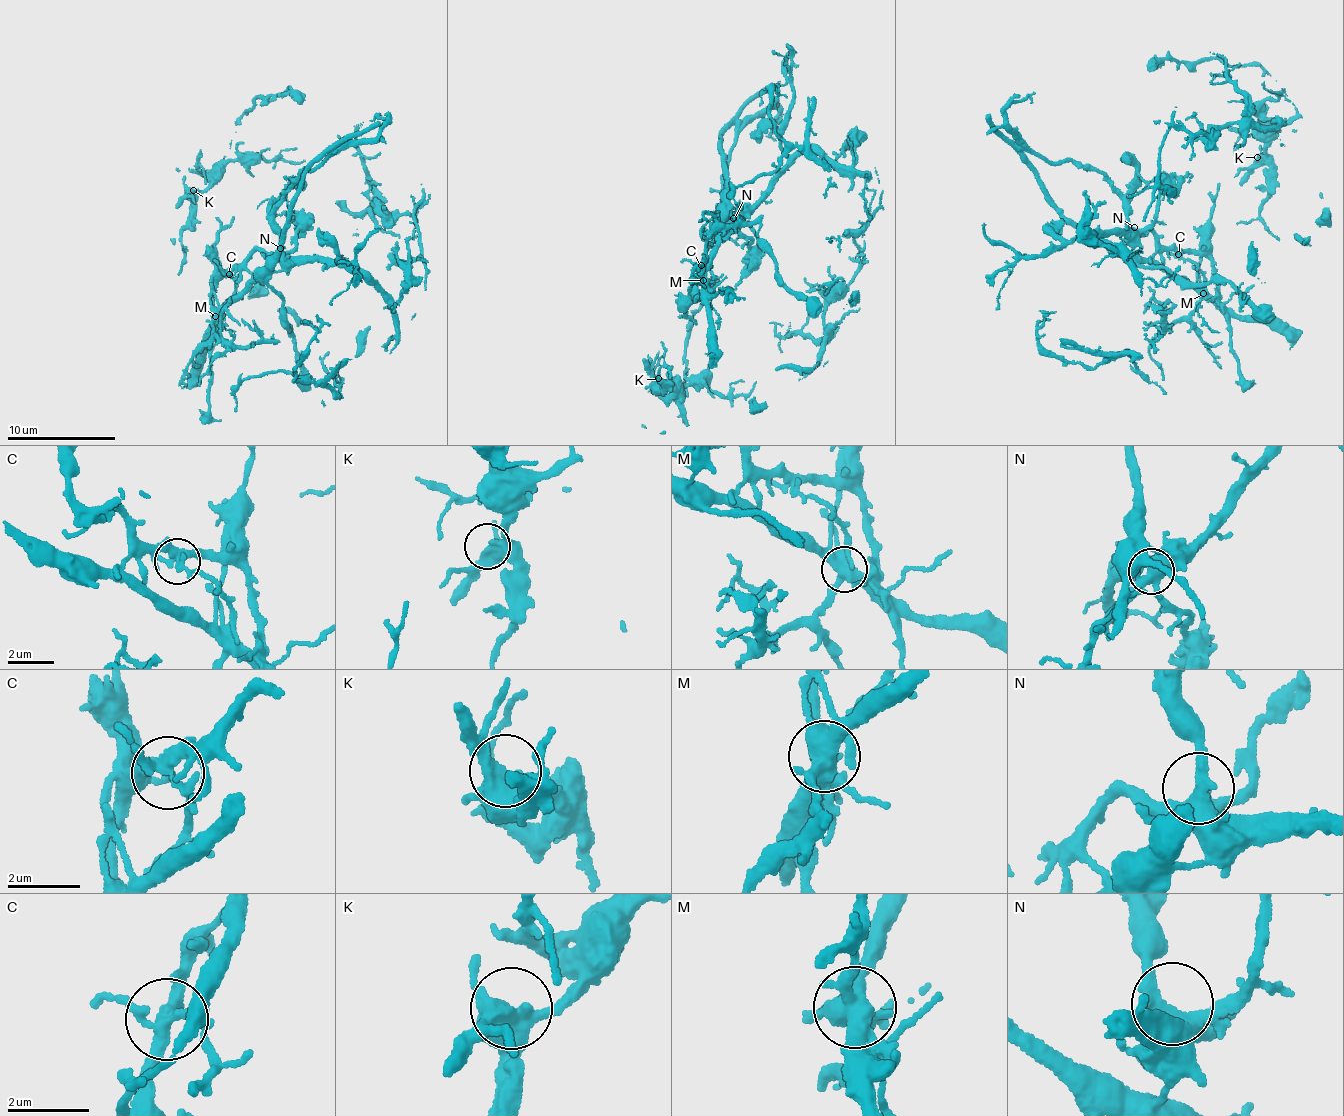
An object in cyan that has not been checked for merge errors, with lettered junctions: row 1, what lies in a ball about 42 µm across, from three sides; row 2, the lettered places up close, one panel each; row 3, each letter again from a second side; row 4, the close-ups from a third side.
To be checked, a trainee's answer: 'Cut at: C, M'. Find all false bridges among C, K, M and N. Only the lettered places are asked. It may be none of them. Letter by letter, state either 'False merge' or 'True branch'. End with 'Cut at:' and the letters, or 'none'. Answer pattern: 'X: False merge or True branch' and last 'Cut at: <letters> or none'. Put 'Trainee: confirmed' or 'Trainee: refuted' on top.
Trainee: confirmed
C: False merge
K: True branch
M: False merge
N: True branch
Cut at: C, M

